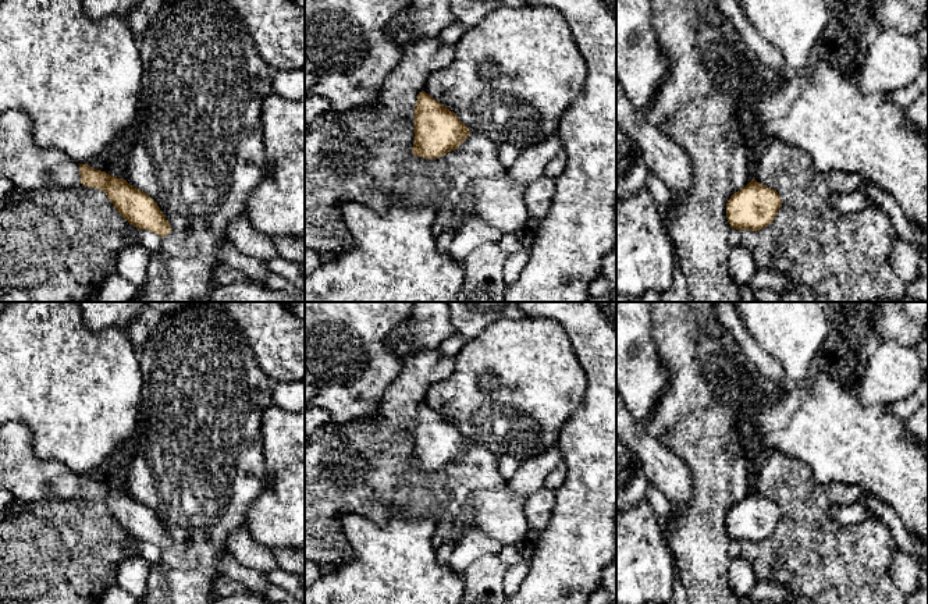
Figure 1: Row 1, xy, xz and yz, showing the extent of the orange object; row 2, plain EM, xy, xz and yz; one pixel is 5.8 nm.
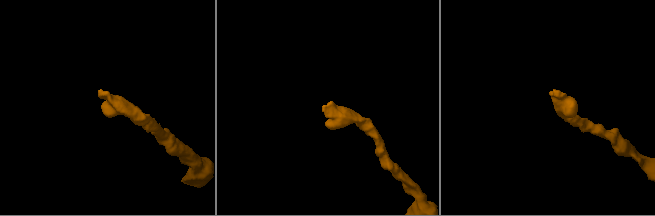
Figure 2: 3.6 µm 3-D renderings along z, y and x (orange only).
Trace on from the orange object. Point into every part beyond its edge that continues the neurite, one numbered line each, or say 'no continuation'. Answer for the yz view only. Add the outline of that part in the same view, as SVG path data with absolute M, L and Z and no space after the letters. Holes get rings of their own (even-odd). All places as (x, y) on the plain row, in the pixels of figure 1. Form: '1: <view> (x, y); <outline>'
no continuation

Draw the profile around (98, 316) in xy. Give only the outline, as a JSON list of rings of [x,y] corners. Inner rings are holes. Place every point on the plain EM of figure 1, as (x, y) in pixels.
[[[77,302],[89,330],[104,331],[109,327],[127,330],[132,320],[142,316],[146,302]]]

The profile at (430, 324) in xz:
[[[413,302],[412,316],[390,335],[390,348],[405,362],[419,351],[437,349],[441,342],[459,334],[451,323],[448,302]]]

